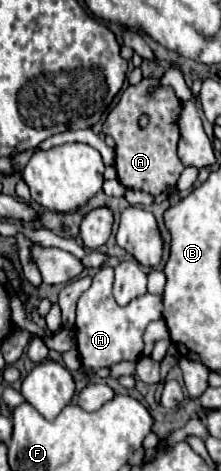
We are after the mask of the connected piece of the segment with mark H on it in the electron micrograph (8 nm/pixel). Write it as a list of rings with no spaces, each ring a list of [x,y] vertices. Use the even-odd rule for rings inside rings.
[[[105,266],[93,276],[93,284],[77,302],[77,320],[75,320],[75,336],[77,350],[81,354],[81,364],[91,370],[99,370],[103,366],[113,366],[121,360],[137,360],[143,350],[143,330],[149,322],[159,320],[163,312],[163,300],[157,294],[147,292],[141,300],[133,300],[127,308],[115,304],[113,294],[113,268]]]

